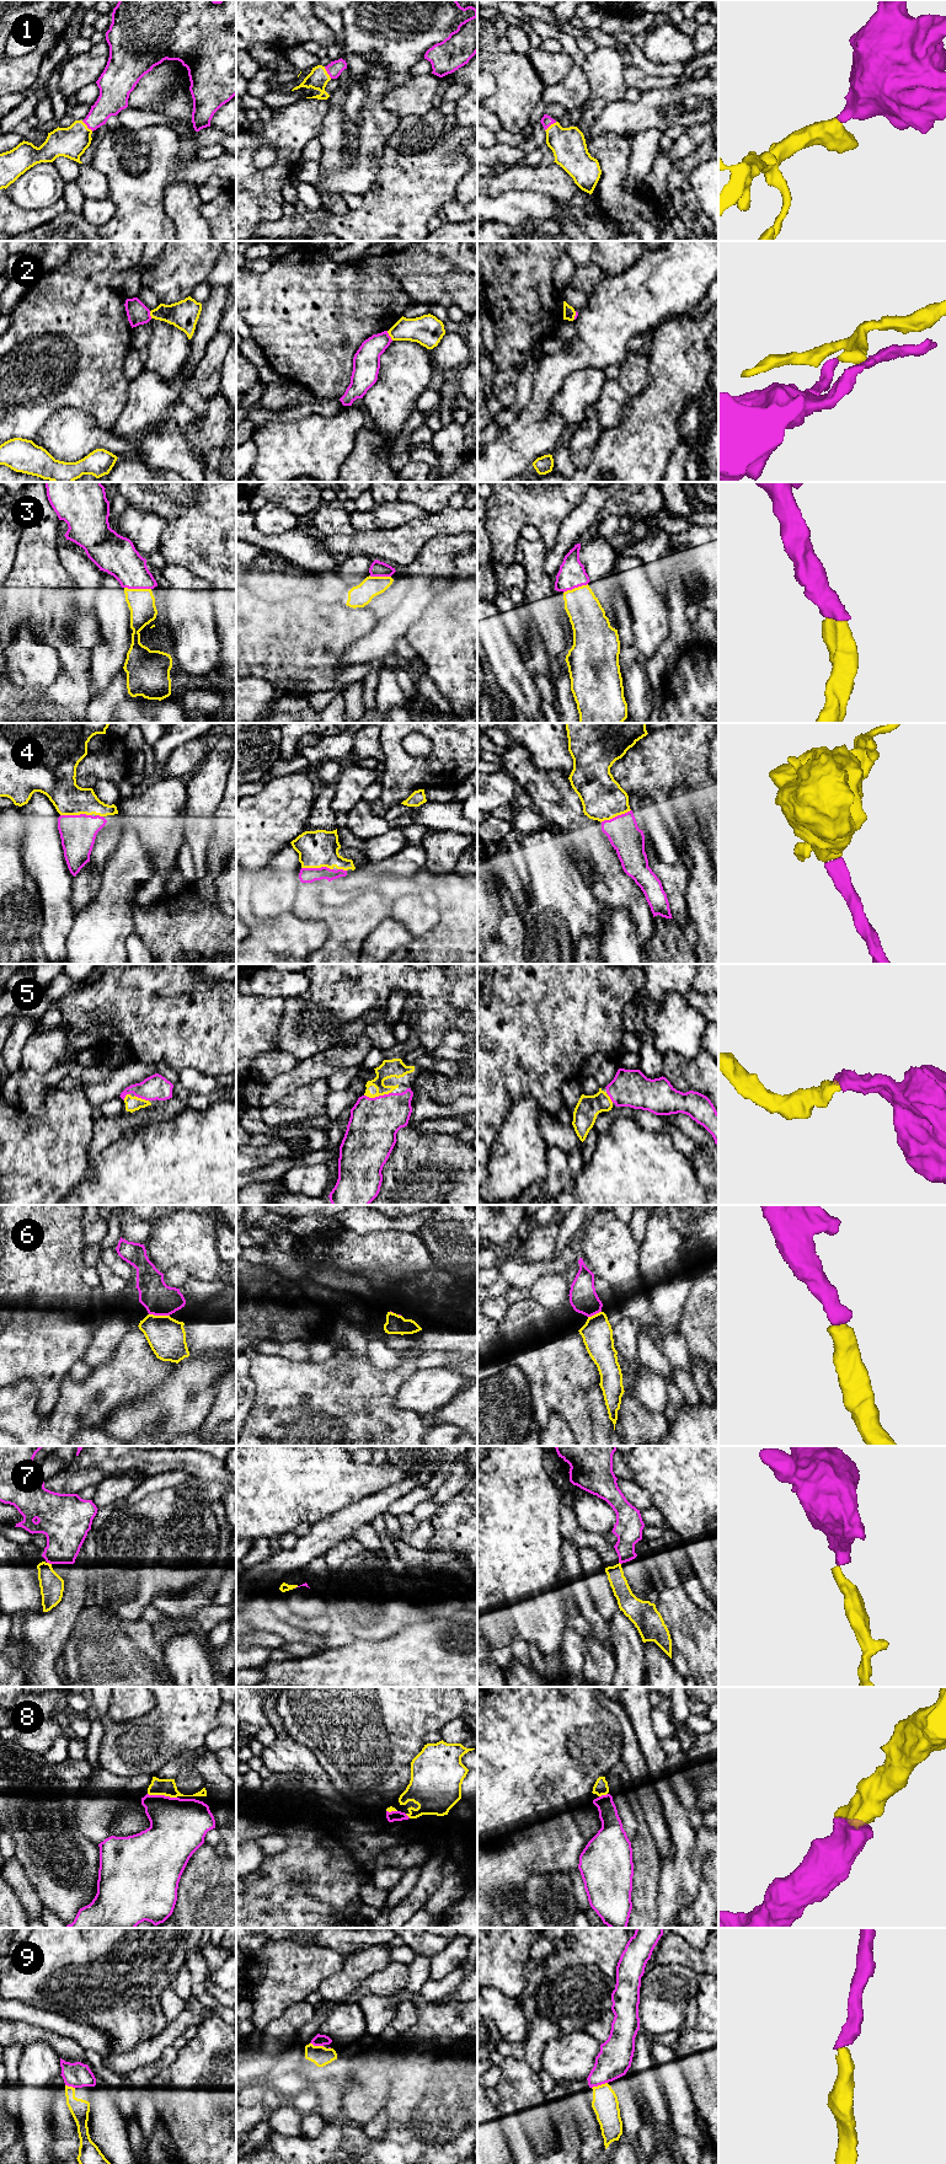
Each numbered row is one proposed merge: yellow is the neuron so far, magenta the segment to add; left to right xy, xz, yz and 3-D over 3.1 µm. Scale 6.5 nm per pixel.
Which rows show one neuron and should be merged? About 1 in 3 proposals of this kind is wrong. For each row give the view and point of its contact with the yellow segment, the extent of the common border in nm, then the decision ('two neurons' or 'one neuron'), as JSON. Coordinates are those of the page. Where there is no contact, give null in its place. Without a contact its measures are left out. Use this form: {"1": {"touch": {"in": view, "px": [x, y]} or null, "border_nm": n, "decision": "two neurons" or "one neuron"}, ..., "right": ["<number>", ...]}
{"1": {"touch": {"in": "xy", "px": [86, 127]}, "border_nm": 100, "decision": "one neuron"}, "2": {"touch": {"in": "xz", "px": [389, 335]}, "border_nm": 80, "decision": "two neurons"}, "3": {"touch": {"in": "xy", "px": [138, 589]}, "border_nm": 180, "decision": "one neuron"}, "4": {"touch": {"in": "xy", "px": [75, 814]}, "border_nm": 200, "decision": "one neuron"}, "5": {"touch": {"in": "xz", "px": [377, 1096]}, "border_nm": 180, "decision": "one neuron"}, "6": {"touch": {"in": "xy", "px": [159, 1316]}, "border_nm": 140, "decision": "one neuron"}, "7": {"touch": {"in": "xy", "px": [48, 1563]}, "border_nm": 40, "decision": "two neurons"}, "8": {"touch": {"in": "xy", "px": [162, 1794]}, "border_nm": 190, "decision": "one neuron"}, "9": {"touch": {"in": "yz", "px": [599, 2085]}, "border_nm": 110, "decision": "one neuron"}, "right": ["1", "3", "4", "5", "6", "8", "9"]}

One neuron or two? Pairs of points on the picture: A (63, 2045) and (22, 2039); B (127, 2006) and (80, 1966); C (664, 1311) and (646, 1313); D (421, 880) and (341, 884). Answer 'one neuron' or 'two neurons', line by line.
A: one neuron
B: one neuron
C: two neurons
D: two neurons

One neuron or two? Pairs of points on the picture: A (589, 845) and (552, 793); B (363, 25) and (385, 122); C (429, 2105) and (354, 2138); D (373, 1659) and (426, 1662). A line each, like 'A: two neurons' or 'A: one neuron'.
A: one neuron
B: one neuron
C: one neuron
D: one neuron

